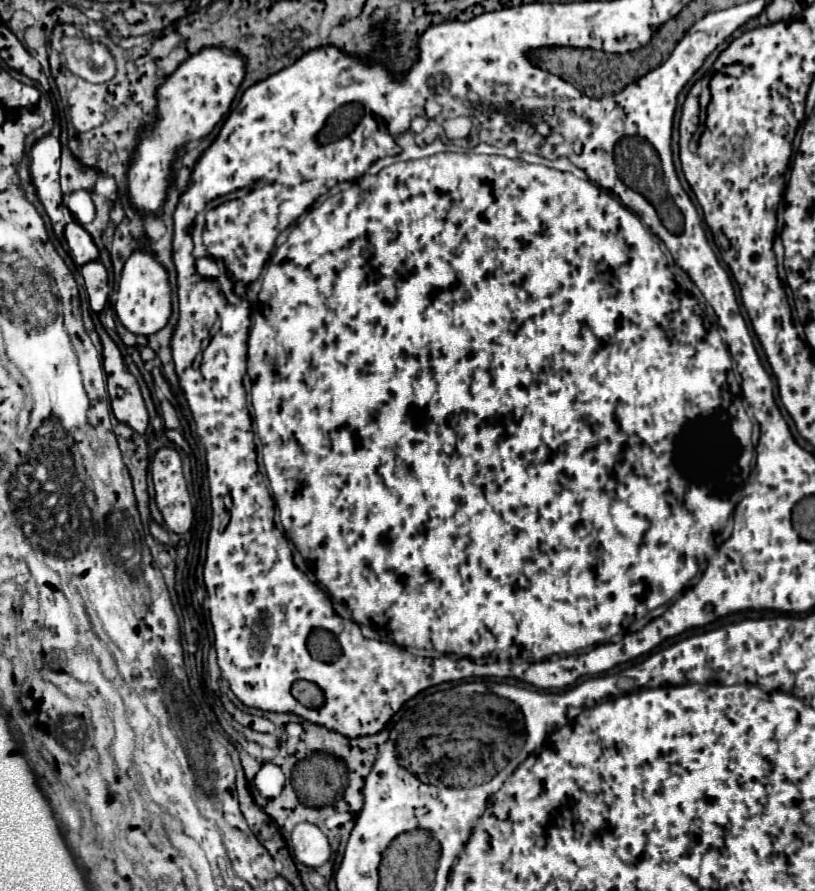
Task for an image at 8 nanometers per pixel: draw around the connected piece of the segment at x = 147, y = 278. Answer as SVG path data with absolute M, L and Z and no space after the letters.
M139 248L127 258L117 290L115 312L119 322L129 332L143 334L143 336L159 332L169 322L171 312L173 312L169 274L163 268L163 264L157 262L157 258L149 250Z

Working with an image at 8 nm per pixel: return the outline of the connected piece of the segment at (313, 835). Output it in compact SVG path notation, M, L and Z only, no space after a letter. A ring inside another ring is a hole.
M309 822L297 824L293 828L291 848L293 848L295 858L309 868L317 868L317 866L325 864L331 856L327 836L315 824L309 824Z

